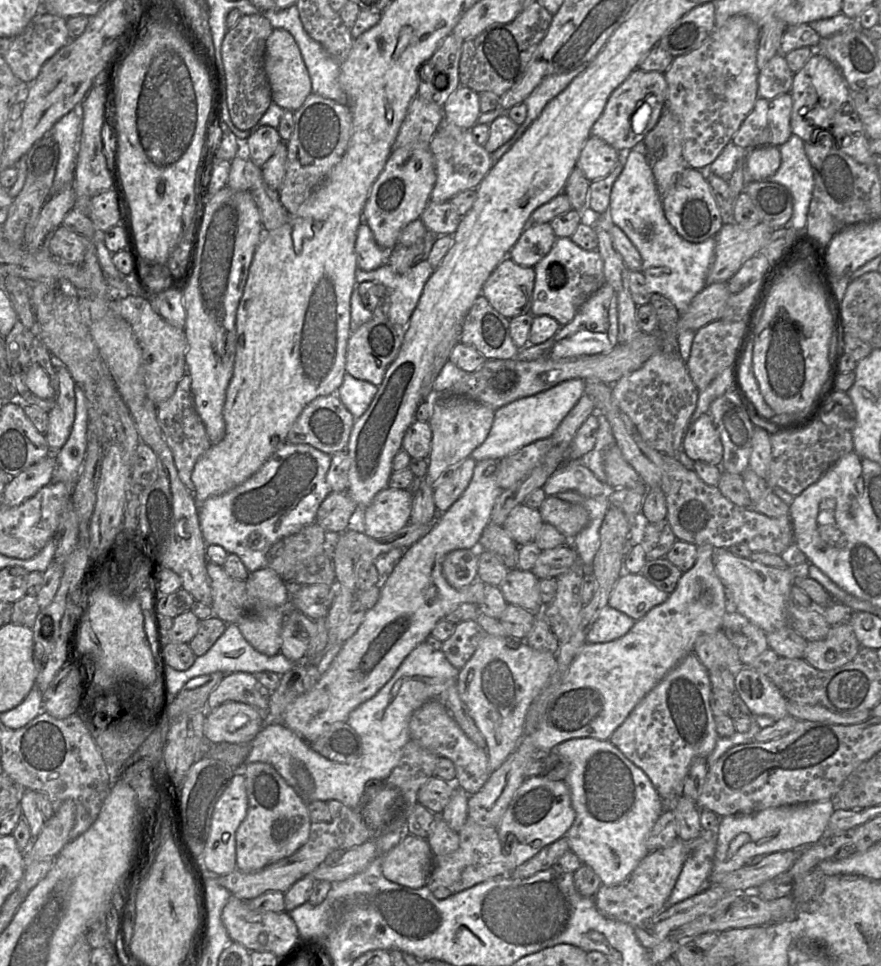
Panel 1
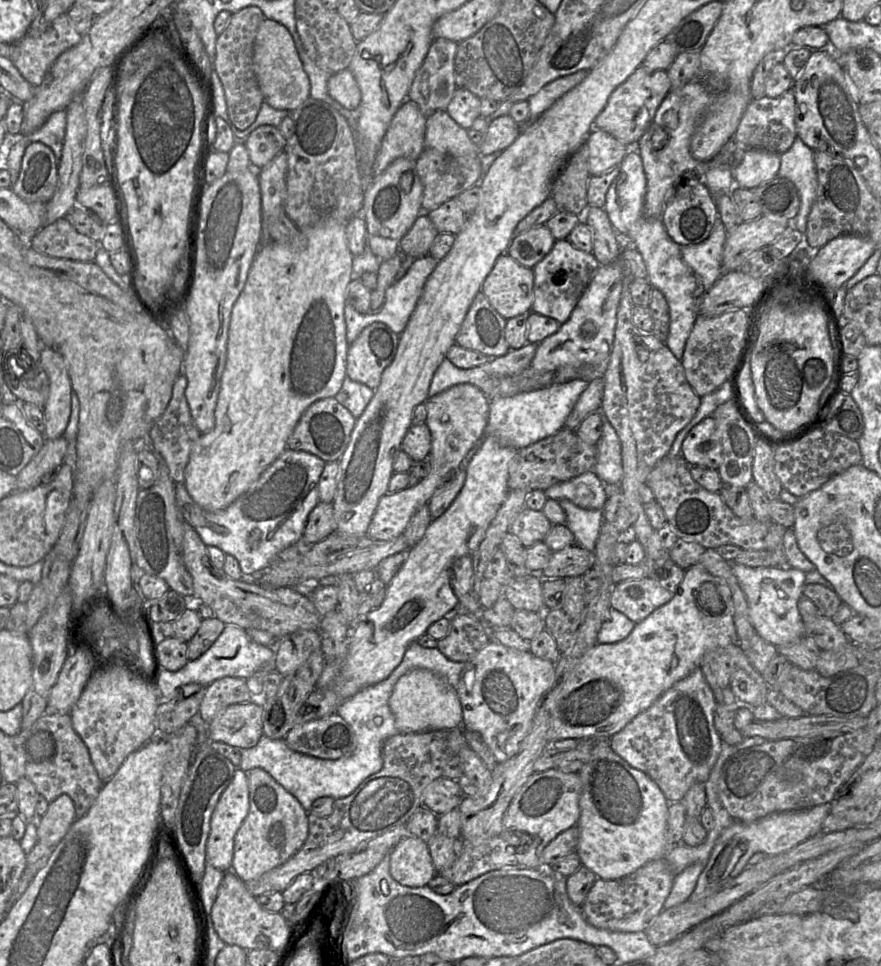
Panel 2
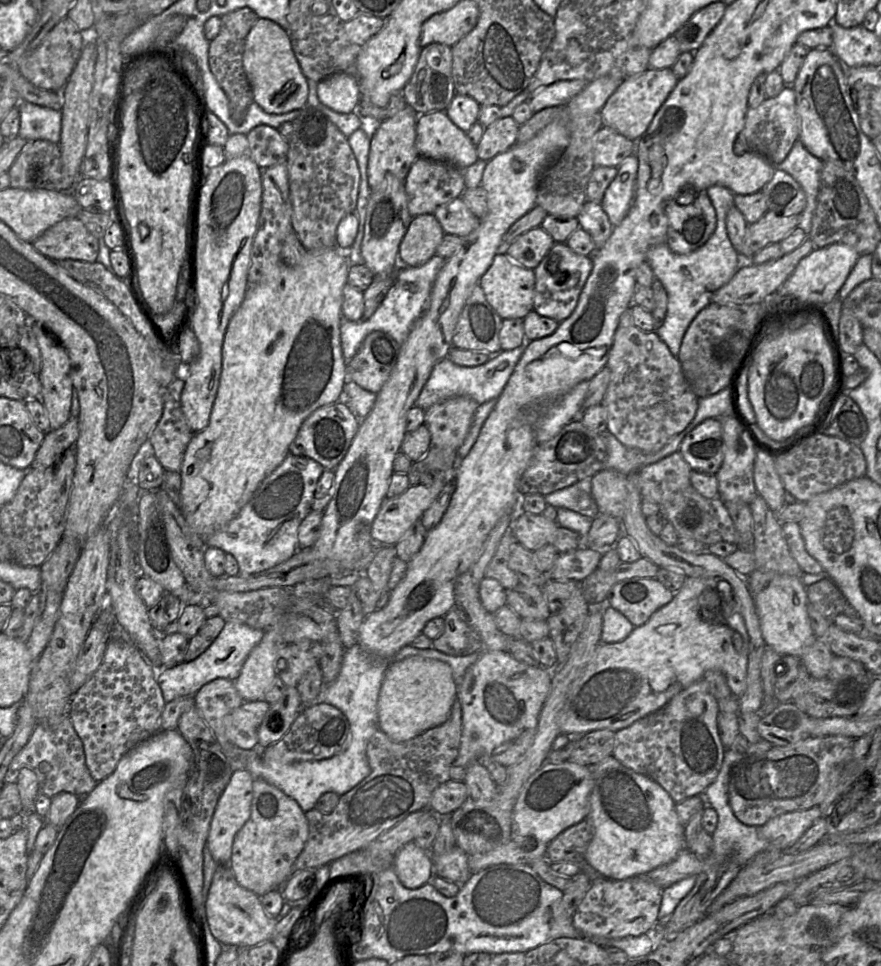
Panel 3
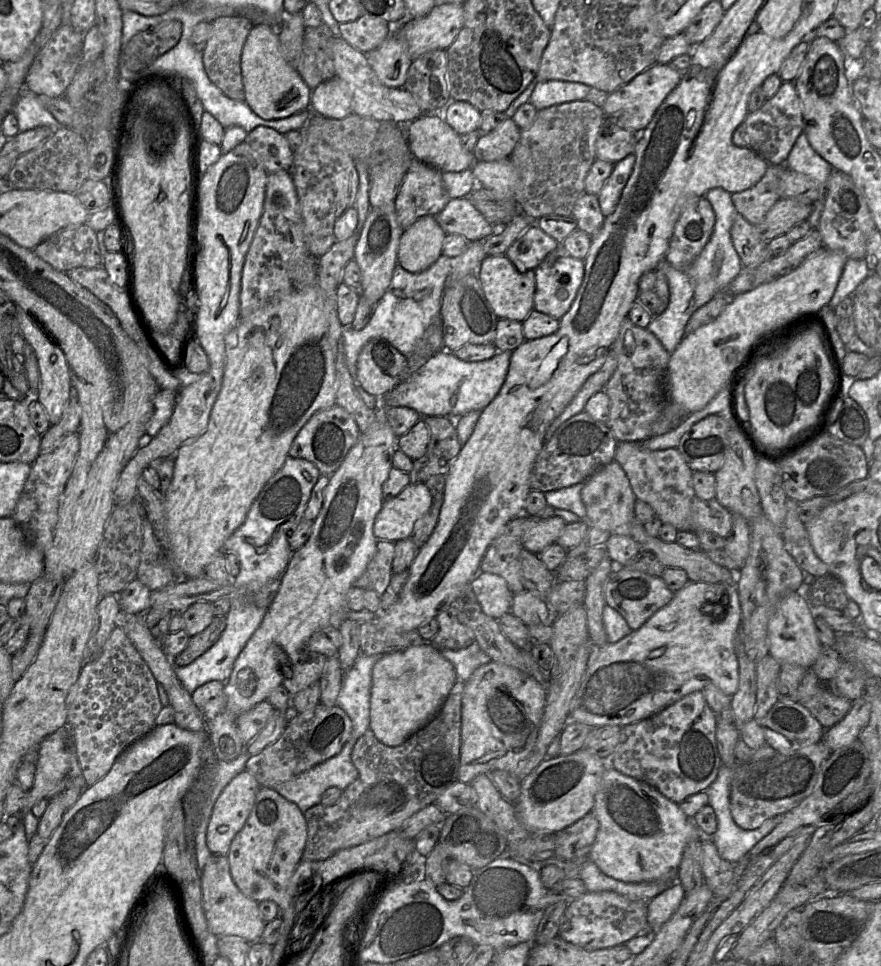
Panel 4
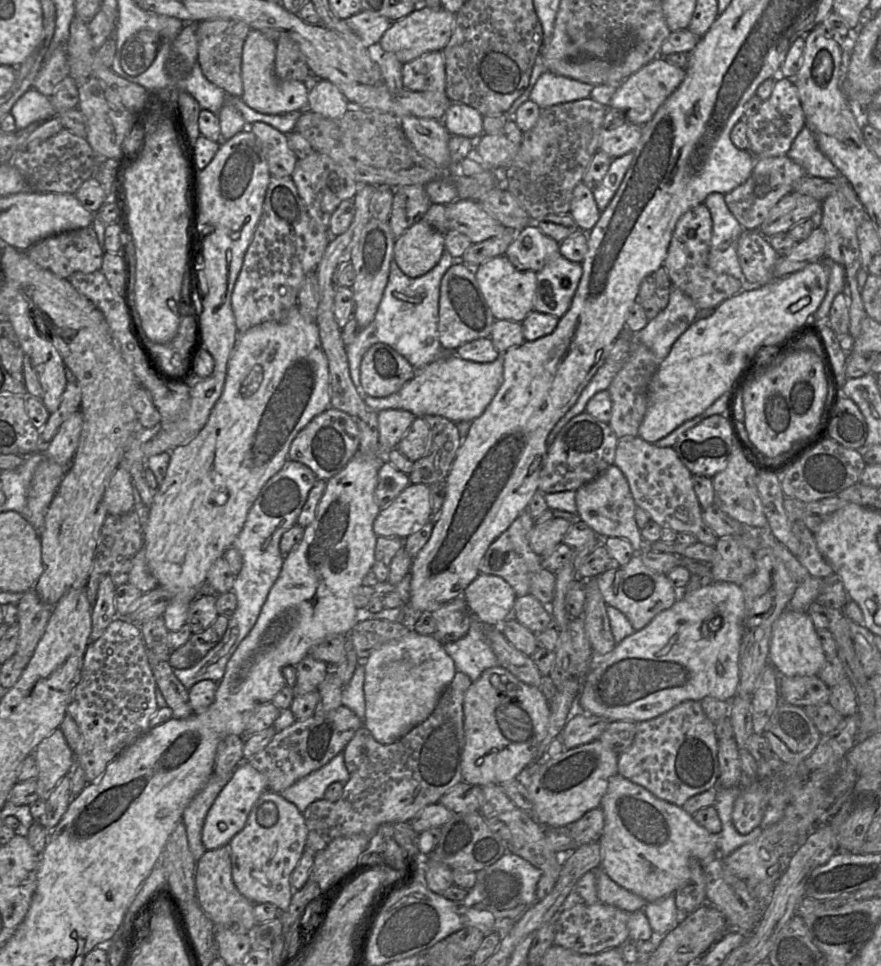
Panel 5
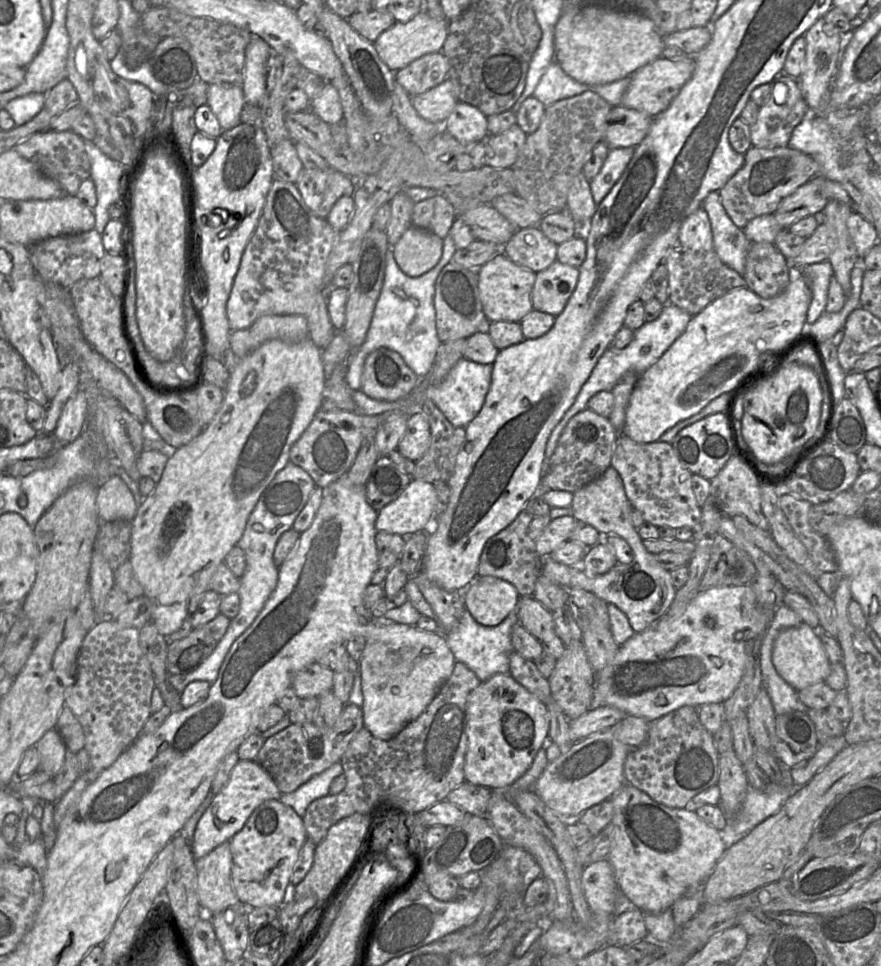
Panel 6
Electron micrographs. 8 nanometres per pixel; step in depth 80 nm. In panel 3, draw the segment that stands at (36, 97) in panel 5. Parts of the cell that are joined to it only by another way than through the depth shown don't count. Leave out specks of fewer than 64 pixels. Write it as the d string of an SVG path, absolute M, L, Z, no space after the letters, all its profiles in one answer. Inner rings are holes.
M20 101L20 129L18 135L27 140L48 140L60 143L62 131L62 112L39 105Z

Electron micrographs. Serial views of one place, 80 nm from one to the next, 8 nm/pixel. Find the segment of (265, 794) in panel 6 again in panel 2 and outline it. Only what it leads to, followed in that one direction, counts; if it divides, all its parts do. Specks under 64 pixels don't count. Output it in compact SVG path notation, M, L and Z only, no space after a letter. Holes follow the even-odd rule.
M236 768L234 776L221 794L211 817L211 827L206 843L206 862L223 872L231 870L234 855L234 838L249 812L247 772Z

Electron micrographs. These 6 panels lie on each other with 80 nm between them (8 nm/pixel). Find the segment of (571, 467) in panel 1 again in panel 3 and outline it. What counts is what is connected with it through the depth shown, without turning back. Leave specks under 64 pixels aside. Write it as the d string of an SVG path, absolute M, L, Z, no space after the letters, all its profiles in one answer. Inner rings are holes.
M586 477L566 488L544 496L547 505L566 508L581 515L595 518L598 508L591 492L592 477Z

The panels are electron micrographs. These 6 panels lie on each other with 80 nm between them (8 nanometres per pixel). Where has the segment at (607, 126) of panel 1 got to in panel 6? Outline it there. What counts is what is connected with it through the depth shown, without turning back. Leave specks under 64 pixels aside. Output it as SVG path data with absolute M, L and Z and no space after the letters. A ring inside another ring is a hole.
M686 55L677 59L666 59L660 56L631 75L631 81L622 97L621 105L655 117L668 108L681 88L692 77L694 69L694 56Z

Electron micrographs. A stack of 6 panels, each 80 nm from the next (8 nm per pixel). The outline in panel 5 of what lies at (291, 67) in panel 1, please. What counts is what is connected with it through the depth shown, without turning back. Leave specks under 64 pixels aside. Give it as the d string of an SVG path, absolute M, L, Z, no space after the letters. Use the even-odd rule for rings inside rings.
M250 29L243 45L241 77L243 83L242 101L263 114L286 114L308 110L310 85L300 81L282 81L275 74L276 42L259 30Z

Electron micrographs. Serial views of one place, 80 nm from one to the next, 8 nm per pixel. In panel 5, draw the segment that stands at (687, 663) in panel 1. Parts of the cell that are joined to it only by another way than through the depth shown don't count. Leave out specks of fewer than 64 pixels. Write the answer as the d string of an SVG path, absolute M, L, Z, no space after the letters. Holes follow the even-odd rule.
M686 700L666 713L637 723L632 745L618 757L618 774L676 806L718 786L718 738L701 701Z

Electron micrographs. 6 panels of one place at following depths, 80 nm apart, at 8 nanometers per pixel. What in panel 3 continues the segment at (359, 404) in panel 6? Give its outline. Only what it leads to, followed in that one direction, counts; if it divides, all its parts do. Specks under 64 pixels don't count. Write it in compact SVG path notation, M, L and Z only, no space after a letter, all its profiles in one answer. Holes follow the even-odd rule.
M521 345L512 350L501 350L497 354L493 354L486 363L473 367L456 365L449 359L449 357L441 359L434 365L429 378L415 401L414 406L418 406L426 411L436 403L457 396L470 397L479 404L467 436L463 444L457 450L459 460L466 457L475 444L485 420L494 408L497 398L505 388L516 364L524 352L524 348L525 345Z

